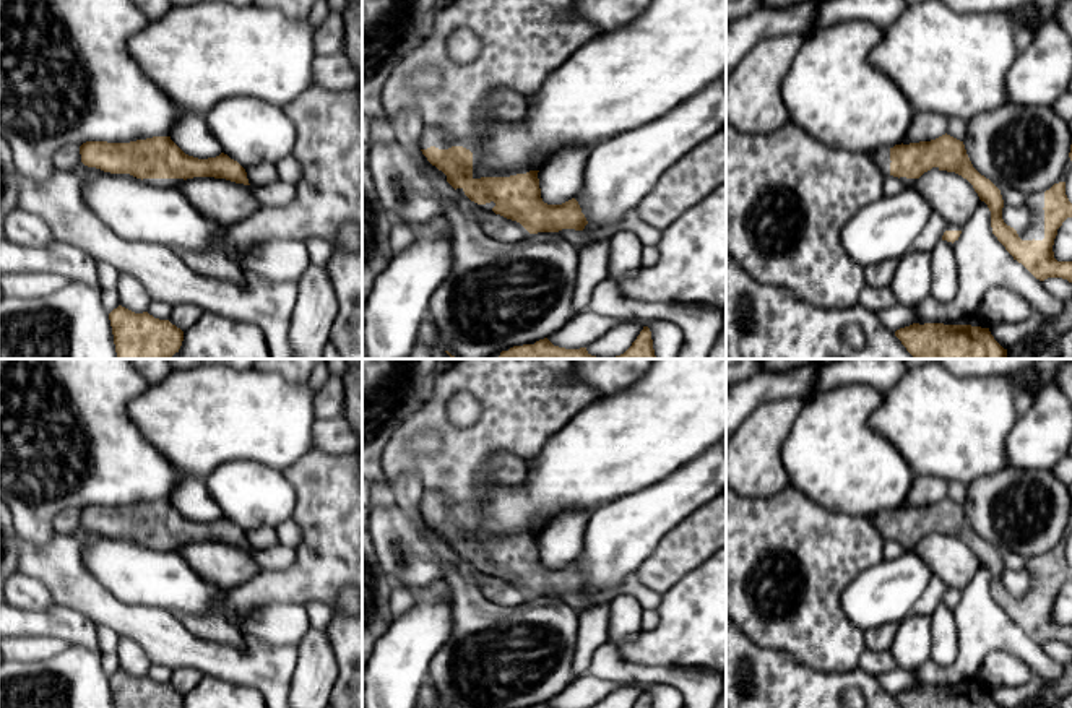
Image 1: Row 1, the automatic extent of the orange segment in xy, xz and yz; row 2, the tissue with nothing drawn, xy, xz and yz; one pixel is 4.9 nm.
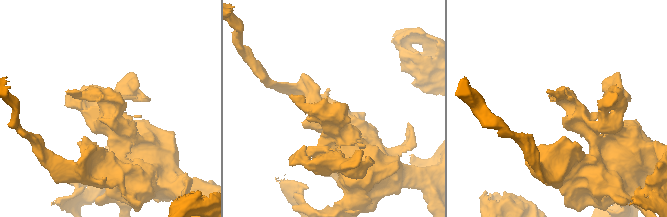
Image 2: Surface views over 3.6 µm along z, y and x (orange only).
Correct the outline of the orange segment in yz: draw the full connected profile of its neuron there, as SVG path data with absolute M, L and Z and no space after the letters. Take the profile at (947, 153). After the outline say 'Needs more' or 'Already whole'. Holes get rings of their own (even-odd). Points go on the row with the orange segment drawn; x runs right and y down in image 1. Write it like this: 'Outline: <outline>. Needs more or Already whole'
Outline: M947 133L931 141L879 148L871 158L885 177L898 177L903 187L913 187L931 169L962 175L988 205L992 234L1014 260L1040 281L1062 278L1072 283L1072 261L1057 261L1053 252L1057 229L1067 218L1072 218L1072 203L1066 195L1066 175L1072 167L1072 145L1061 179L1046 192L1025 195L1023 206L1031 213L1031 222L1017 229L1002 219L1001 190L973 167L963 141Z. Needs more

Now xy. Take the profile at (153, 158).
Outline: M153 136L130 143L86 141L81 162L110 174L128 174L154 187L177 187L193 177L226 179L250 185L245 169L227 154L198 159L185 154L171 136Z. Needs more

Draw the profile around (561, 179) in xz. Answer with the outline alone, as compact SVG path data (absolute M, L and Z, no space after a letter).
M590 146L559 151L538 172L541 198L547 205L562 205L578 193L585 177Z

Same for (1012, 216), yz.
M1004 206L1002 208L1002 219L1007 226L1017 229L1022 226L1030 226L1031 213L1025 206L1020 206L1020 208Z

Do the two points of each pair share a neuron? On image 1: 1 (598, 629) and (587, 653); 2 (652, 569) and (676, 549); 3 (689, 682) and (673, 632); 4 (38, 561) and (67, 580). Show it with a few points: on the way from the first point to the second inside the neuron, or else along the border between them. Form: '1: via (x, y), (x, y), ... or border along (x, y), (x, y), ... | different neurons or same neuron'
1: via (592, 635), (587, 647) | same neuron
2: via (658, 567), (670, 556) | same neuron
3: border along (647, 664), (695, 666), (708, 671) | different neurons
4: via (44, 562), (49, 562), (60, 574) | same neuron

